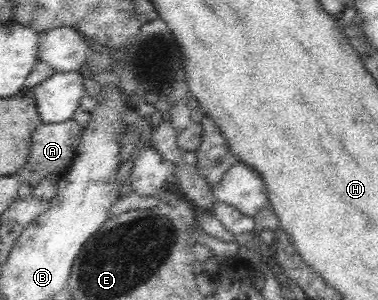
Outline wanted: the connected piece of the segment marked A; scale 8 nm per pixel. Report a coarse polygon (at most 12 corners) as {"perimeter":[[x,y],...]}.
{"perimeter":[[75,120],[41,123],[32,132],[23,184],[56,183],[77,154]]}

